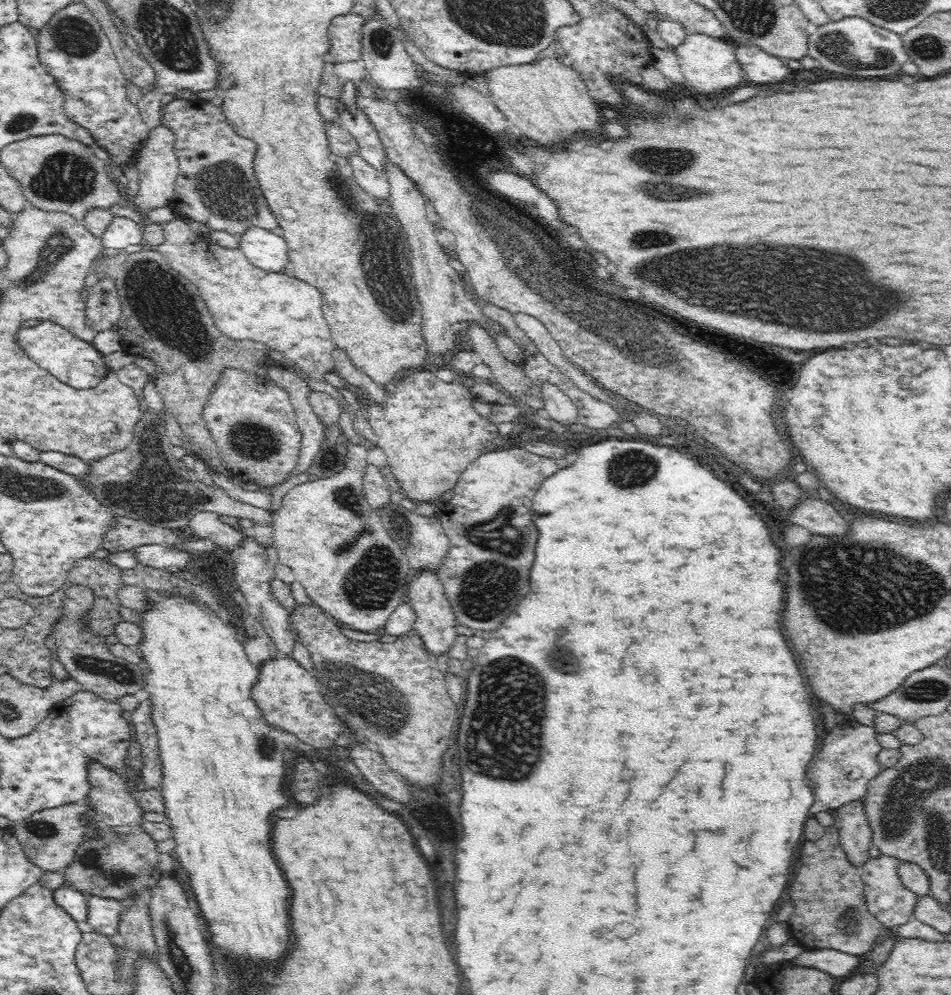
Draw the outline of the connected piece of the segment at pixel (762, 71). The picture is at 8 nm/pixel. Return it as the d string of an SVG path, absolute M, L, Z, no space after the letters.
M736 46L735 55L743 72L756 84L782 82L790 72L780 58L768 54L759 46Z

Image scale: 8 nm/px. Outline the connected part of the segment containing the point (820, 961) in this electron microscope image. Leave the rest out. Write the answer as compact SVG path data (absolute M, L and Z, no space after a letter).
M806 948L792 961L798 966L809 966L822 972L831 974L836 979L850 976L855 972L861 960L861 956L846 954L830 948Z

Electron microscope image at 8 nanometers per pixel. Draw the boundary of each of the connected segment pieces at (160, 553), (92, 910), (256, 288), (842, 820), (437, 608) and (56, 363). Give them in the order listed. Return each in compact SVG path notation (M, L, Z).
M147 544L135 548L140 564L152 568L184 568L190 562L190 553L176 546L160 546L159 544Z
M87 895L87 903L88 924L100 934L116 939L120 915L128 908L126 904L122 900L96 895Z
M182 219L159 225L165 239L155 249L172 269L191 279L199 288L218 330L231 339L261 341L312 379L325 381L325 374L334 366L332 352L336 345L322 314L320 292L314 286L253 266L240 248L220 247L209 237L197 235Z
M852 799L852 802L836 808L832 814L831 826L839 834L841 848L851 863L860 867L869 859L869 849L872 847L863 799Z
M420 571L414 574L405 592L405 601L416 614L416 620L412 622L412 630L420 637L420 644L424 647L424 651L434 657L438 657L439 654L446 655L457 636L458 622L451 610L450 601L446 599L443 592L442 583L438 581L435 571Z
M40 321L32 327L21 328L15 334L17 342L26 351L26 354L40 368L47 370L65 385L88 389L95 387L109 371L106 368L104 357L91 342L76 338L64 327L58 326L53 321Z

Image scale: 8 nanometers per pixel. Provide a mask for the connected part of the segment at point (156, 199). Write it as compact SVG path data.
M166 126L152 127L144 144L140 149L140 154L135 163L140 179L140 190L138 196L129 201L138 211L146 209L160 209L170 206L171 199L174 197L174 184L179 174L179 161L176 157L176 135L166 128Z

